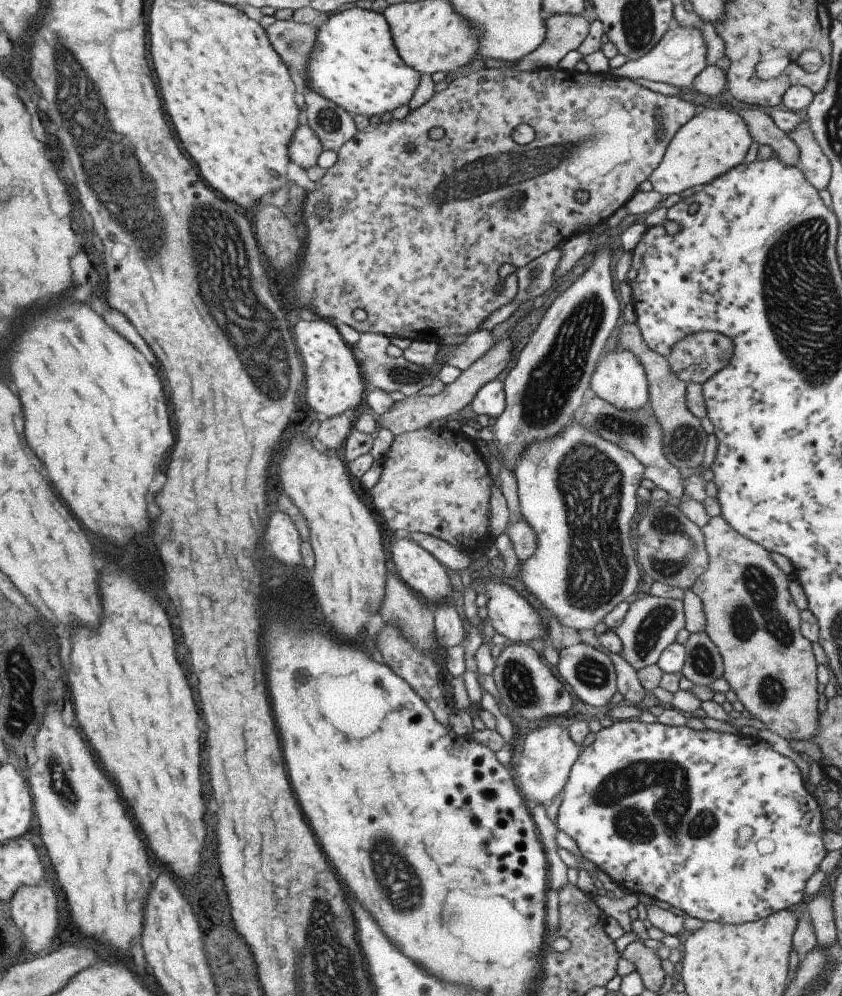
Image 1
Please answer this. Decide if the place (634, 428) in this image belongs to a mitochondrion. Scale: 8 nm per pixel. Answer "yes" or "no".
yes

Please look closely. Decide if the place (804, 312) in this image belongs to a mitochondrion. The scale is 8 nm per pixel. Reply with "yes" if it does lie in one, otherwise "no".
yes

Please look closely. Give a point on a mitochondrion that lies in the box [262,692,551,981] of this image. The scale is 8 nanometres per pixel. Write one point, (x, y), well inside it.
(388, 860)

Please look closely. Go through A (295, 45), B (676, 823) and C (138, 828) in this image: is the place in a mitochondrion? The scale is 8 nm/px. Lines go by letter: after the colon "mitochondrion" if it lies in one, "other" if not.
A: mitochondrion
B: mitochondrion
C: other

